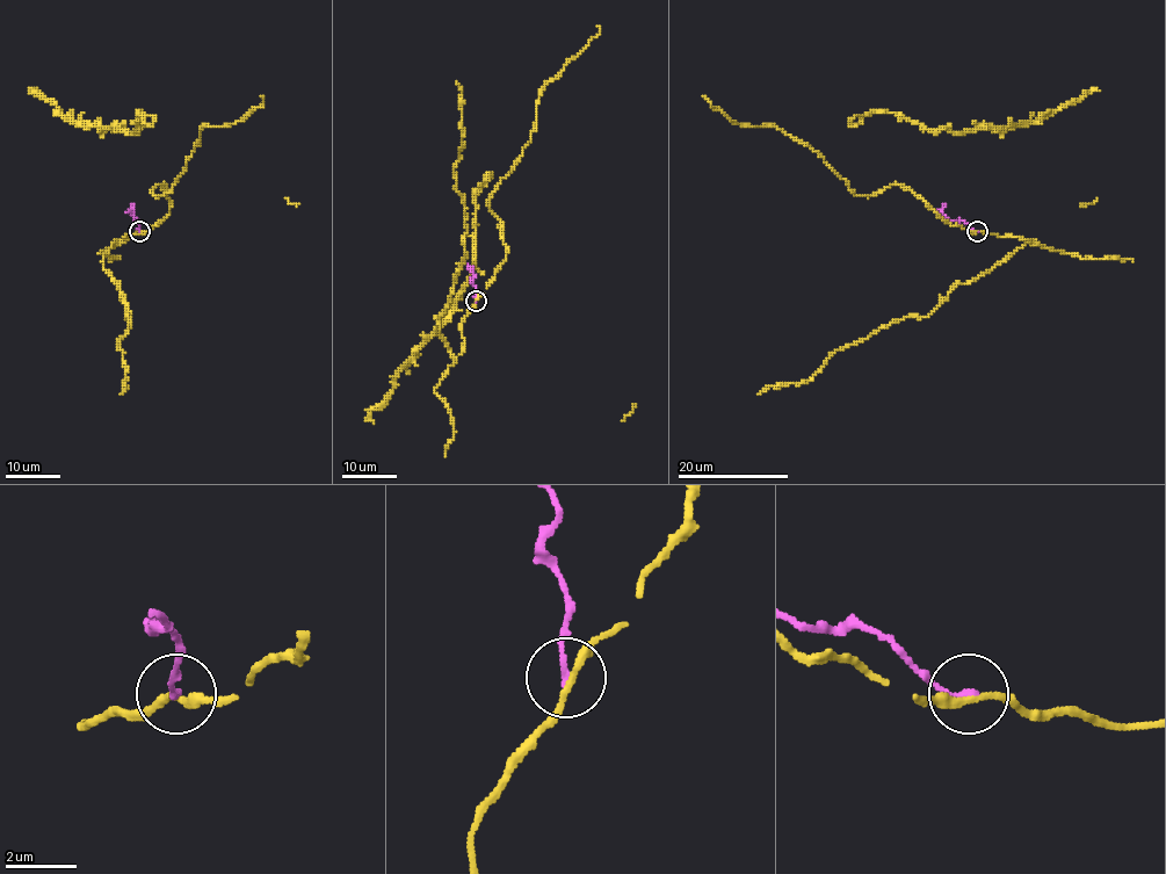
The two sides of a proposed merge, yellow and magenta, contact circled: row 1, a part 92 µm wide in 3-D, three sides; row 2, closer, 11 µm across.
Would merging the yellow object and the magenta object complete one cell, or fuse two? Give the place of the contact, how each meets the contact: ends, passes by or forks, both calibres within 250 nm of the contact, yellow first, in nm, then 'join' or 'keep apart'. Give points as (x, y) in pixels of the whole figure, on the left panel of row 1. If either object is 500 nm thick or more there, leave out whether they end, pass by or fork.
at (139, 231); yellow passes by; magenta ends there; 220 nm thick on the yellow side, 190 nm on the other; keep apart

